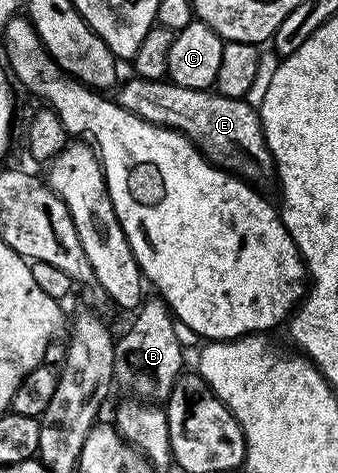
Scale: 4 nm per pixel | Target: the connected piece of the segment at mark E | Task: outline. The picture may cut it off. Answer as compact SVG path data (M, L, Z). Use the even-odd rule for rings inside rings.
M138 77L120 82L114 88L113 98L121 109L141 117L158 127L171 127L190 139L199 152L212 163L232 175L247 180L256 188L263 189L267 182L276 178L275 162L269 145L265 141L263 123L256 108L249 106L245 99L225 97L214 89L194 91L185 89L167 79L149 81Z

